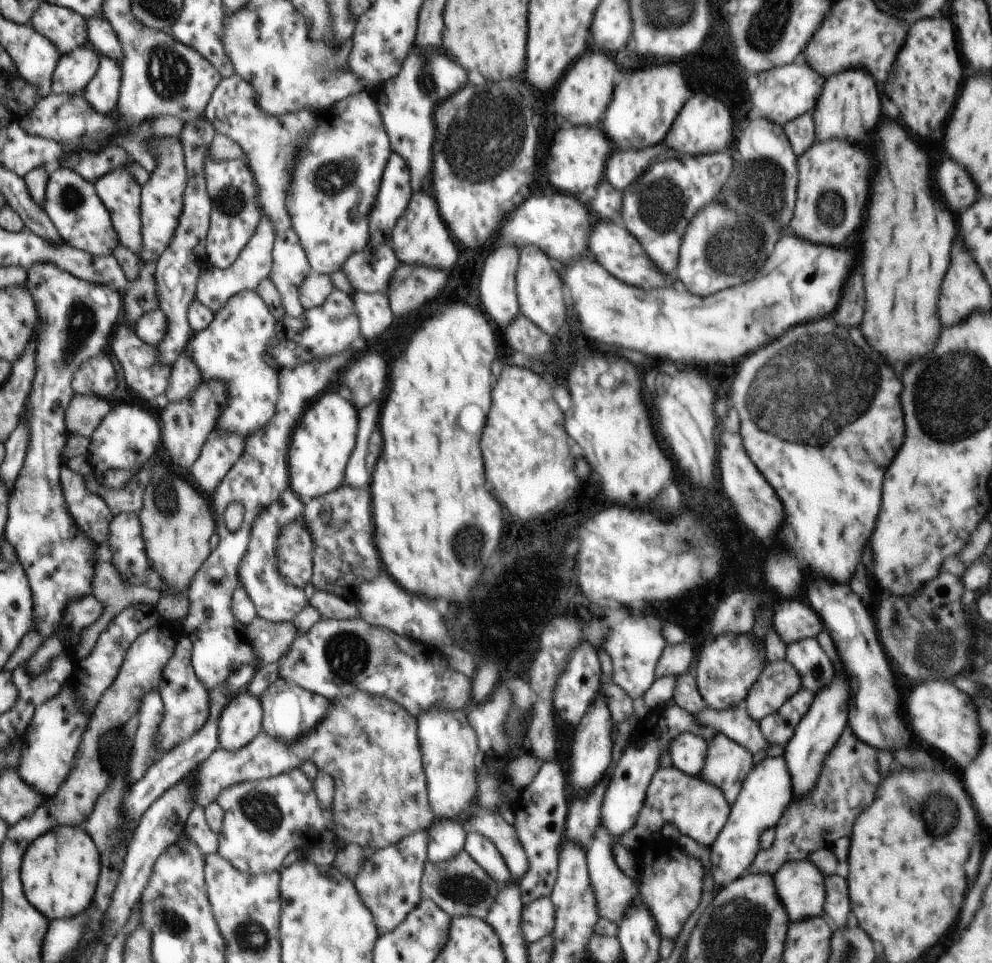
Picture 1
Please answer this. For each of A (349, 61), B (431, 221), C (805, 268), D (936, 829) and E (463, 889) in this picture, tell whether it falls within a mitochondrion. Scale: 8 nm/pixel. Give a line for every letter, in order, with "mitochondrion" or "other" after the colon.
A: other
B: other
C: other
D: mitochondrion
E: mitochondrion

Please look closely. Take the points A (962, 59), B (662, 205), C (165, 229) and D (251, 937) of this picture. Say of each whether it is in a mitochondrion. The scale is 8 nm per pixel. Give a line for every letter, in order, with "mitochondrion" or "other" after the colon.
A: other
B: mitochondrion
C: other
D: mitochondrion

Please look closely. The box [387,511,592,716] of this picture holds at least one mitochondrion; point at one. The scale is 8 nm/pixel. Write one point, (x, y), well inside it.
(467, 544)

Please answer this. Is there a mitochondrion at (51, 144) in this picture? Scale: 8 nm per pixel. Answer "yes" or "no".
no

